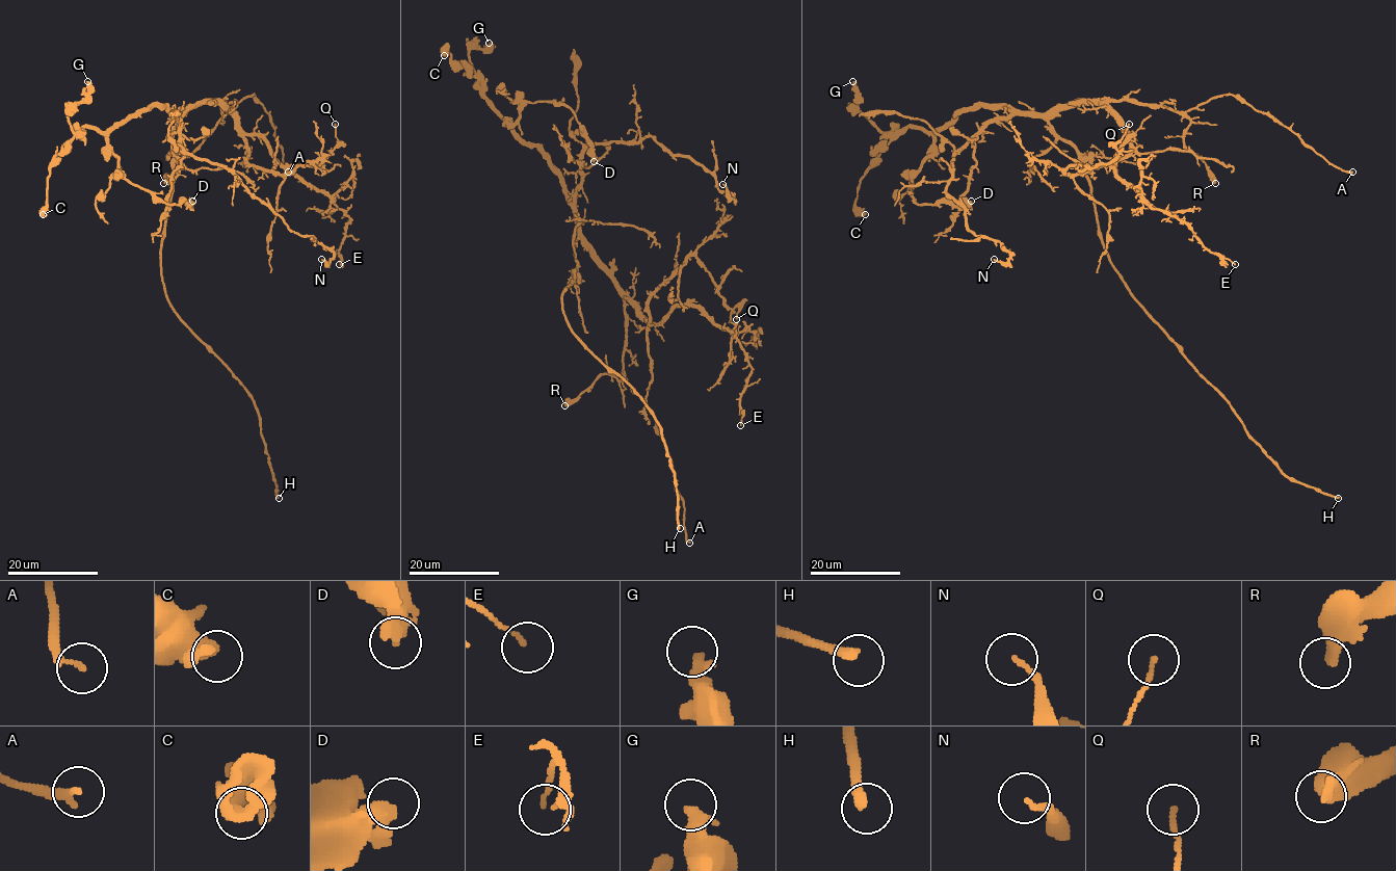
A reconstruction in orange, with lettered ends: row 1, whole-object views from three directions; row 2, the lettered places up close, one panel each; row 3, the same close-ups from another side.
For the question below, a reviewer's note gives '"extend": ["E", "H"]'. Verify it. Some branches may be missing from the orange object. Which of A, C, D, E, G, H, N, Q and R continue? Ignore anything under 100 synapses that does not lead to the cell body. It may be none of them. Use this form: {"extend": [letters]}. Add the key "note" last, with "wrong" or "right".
{"extend": ["H"], "note": "wrong"}

